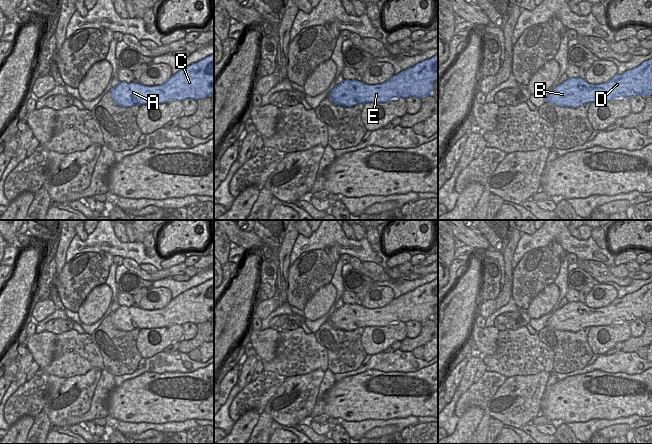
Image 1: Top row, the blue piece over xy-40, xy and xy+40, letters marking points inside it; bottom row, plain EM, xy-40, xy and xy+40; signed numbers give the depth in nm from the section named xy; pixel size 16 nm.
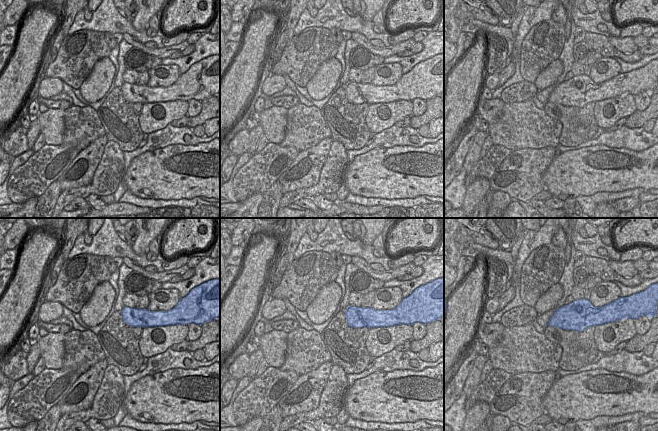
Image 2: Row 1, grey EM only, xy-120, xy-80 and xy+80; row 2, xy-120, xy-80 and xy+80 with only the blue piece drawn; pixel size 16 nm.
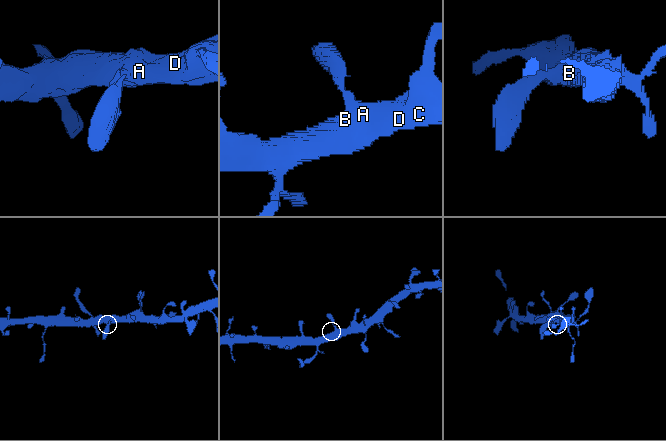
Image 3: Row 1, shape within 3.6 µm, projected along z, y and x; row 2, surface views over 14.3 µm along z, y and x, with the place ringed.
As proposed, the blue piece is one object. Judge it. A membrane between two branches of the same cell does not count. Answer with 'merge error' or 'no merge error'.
no merge error

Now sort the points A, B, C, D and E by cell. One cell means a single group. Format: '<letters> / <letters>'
A B C D E

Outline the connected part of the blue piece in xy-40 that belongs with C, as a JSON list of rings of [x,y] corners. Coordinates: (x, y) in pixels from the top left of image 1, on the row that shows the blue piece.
[[[214,54],[184,67],[162,85],[119,82],[110,91],[115,104],[125,108],[210,97],[214,91]]]

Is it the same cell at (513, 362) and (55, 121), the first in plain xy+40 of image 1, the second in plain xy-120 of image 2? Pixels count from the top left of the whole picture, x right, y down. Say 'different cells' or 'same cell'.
different cells

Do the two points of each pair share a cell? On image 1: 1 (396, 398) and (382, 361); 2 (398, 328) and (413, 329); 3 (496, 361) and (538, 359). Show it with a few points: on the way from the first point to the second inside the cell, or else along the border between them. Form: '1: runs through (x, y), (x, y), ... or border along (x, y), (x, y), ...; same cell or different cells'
1: border along (362, 372), (369, 370), (410, 372); different cells
2: border along (404, 323), (407, 329), (407, 336); different cells
3: runs through (506, 360), (528, 359); same cell

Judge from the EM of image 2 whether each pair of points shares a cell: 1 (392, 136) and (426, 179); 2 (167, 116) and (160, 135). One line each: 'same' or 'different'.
1: different
2: different

